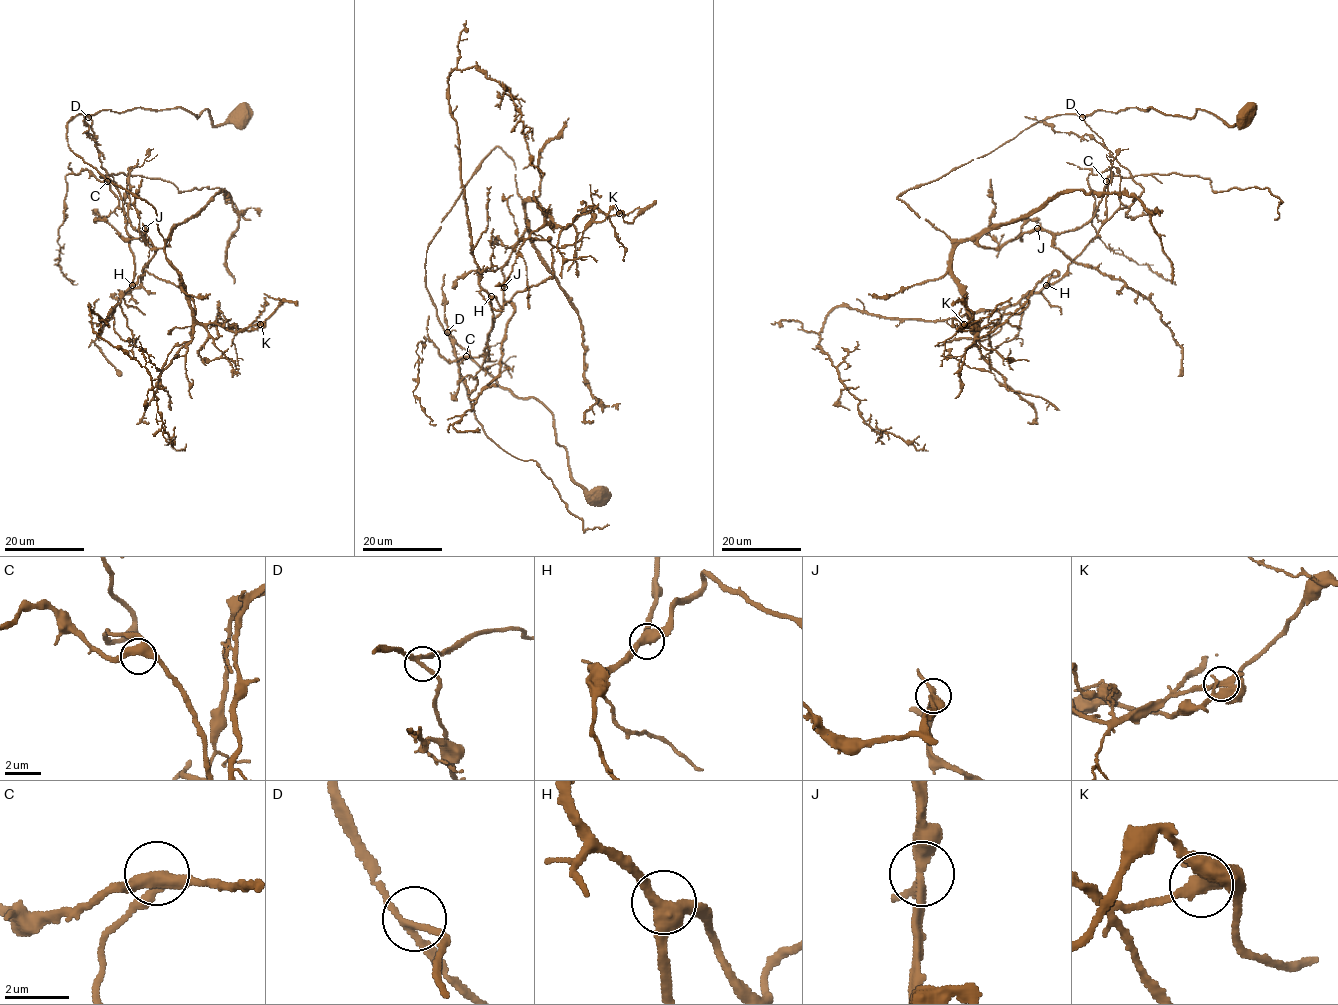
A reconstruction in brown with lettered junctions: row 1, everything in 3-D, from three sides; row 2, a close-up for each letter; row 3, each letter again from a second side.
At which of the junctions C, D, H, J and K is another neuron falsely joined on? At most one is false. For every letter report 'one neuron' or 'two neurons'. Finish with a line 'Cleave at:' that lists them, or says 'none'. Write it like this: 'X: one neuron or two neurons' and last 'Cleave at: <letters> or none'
C: one neuron
D: one neuron
H: one neuron
J: one neuron
K: two neurons
Cleave at: K

